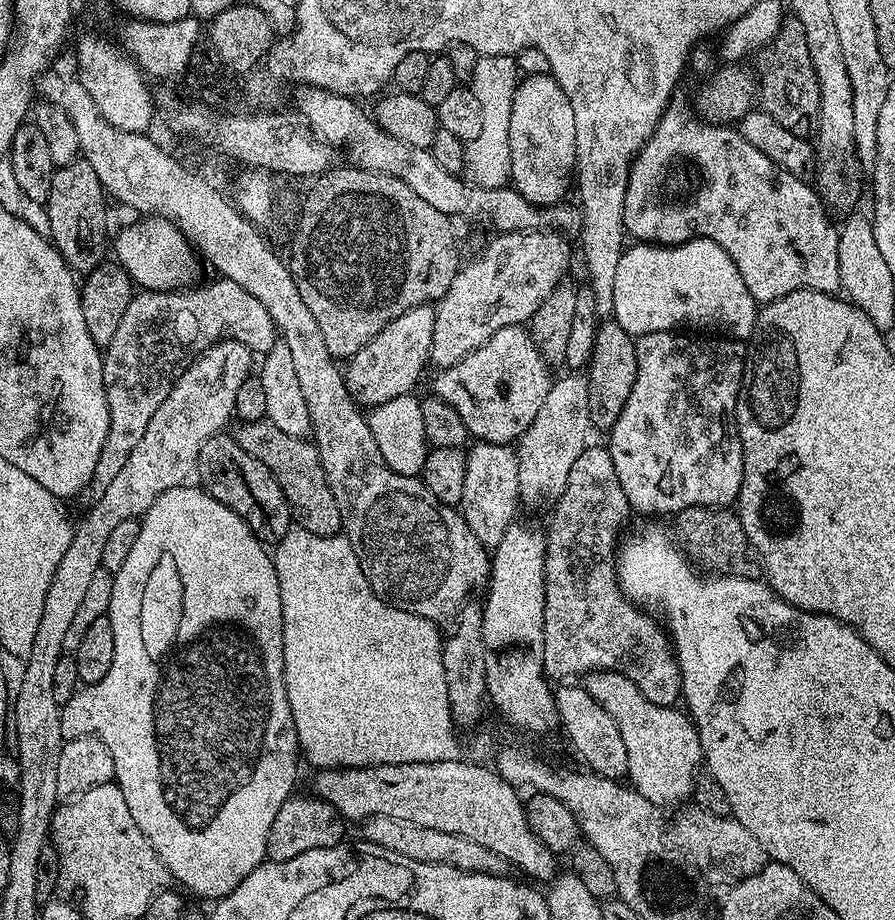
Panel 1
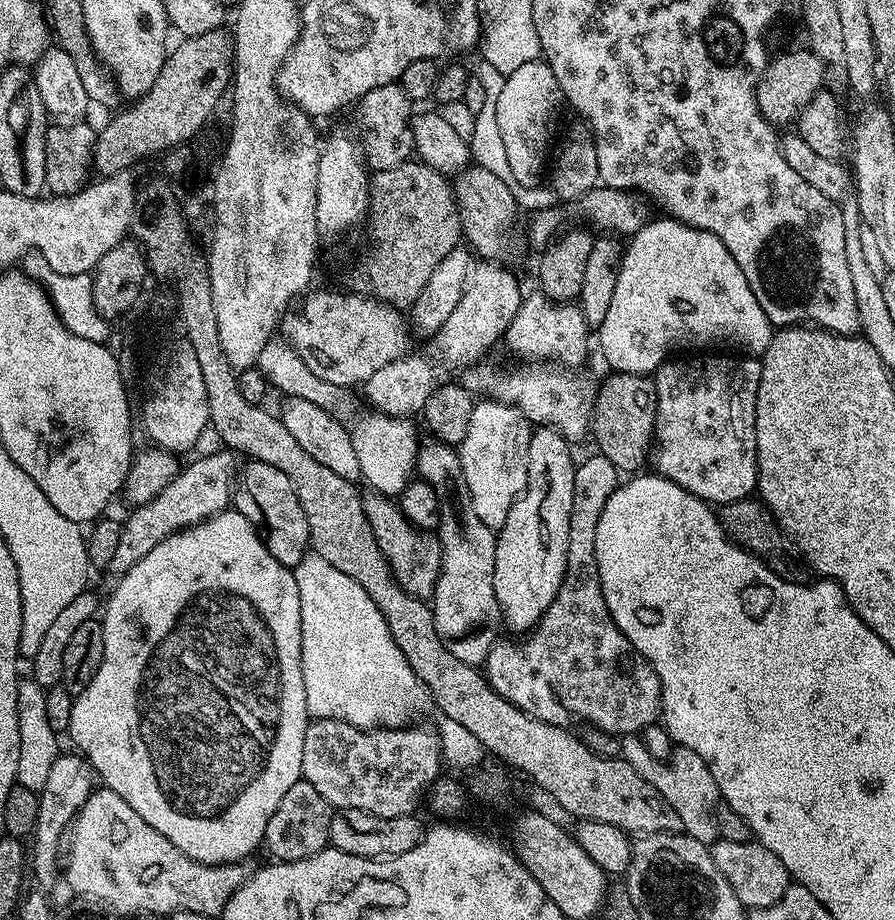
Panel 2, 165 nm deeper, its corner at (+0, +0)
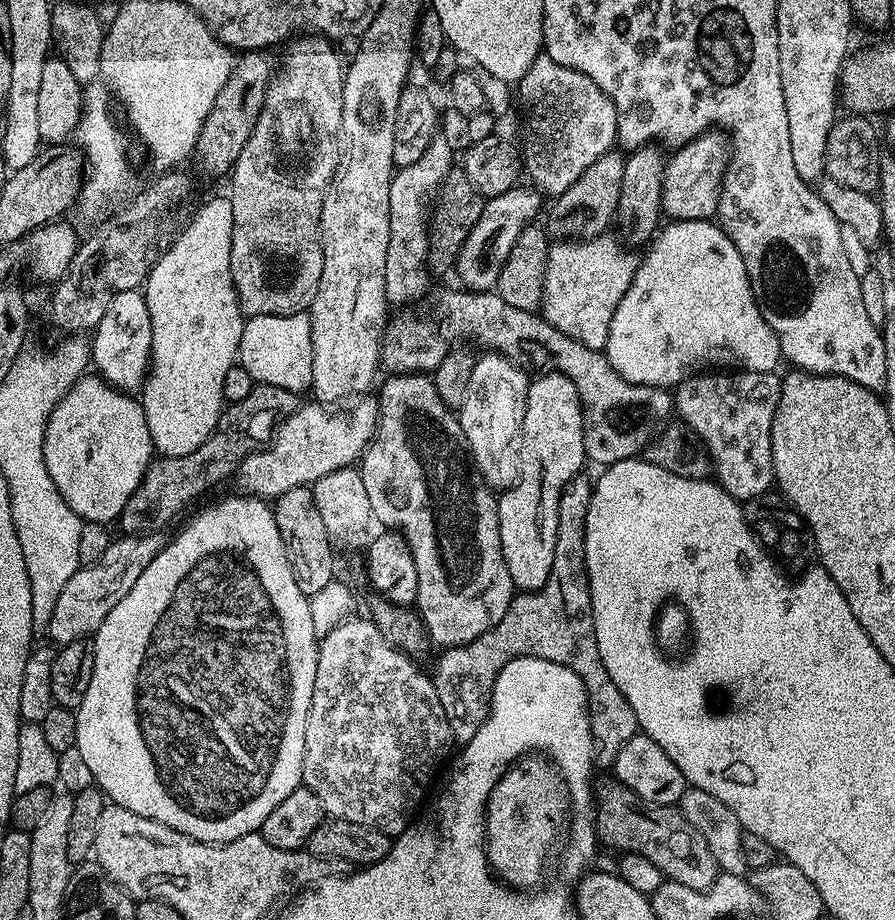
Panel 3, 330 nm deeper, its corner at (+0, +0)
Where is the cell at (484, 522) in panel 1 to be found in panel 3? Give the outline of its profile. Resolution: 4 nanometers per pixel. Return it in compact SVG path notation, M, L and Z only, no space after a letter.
M494 351L484 354L484 357L481 355L474 370L470 370L470 382L466 386L466 398L458 410L458 419L466 434L472 463L493 490L510 488L520 477L518 437L529 383L529 373L521 365L513 364Z

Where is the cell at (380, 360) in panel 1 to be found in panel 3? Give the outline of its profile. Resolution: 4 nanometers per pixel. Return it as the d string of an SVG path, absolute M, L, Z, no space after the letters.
M517 186L506 190L506 194L485 199L482 215L478 222L474 222L474 230L466 234L466 242L462 242L454 269L454 275L464 283L461 285L467 291L491 292L495 289L519 235L536 220L535 216L540 212L541 193L535 187L524 187Z

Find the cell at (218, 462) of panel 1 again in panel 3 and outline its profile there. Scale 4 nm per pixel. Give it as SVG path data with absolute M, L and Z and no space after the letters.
M311 487L286 490L286 494L275 497L272 513L278 522L278 534L282 534L282 546L292 567L294 582L298 582L298 590L309 598L318 594L318 590L333 583L336 560L332 557L334 545L322 523L322 514L318 514L318 506L314 506Z

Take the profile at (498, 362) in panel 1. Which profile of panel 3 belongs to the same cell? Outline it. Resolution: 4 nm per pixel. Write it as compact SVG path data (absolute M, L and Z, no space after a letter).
M603 234L561 239L556 242L560 244L553 243L549 247L546 262L542 303L544 319L550 322L550 326L562 330L562 334L599 352L603 352L608 341L614 310L618 310L618 302L622 302L641 261L623 239L613 236Z

